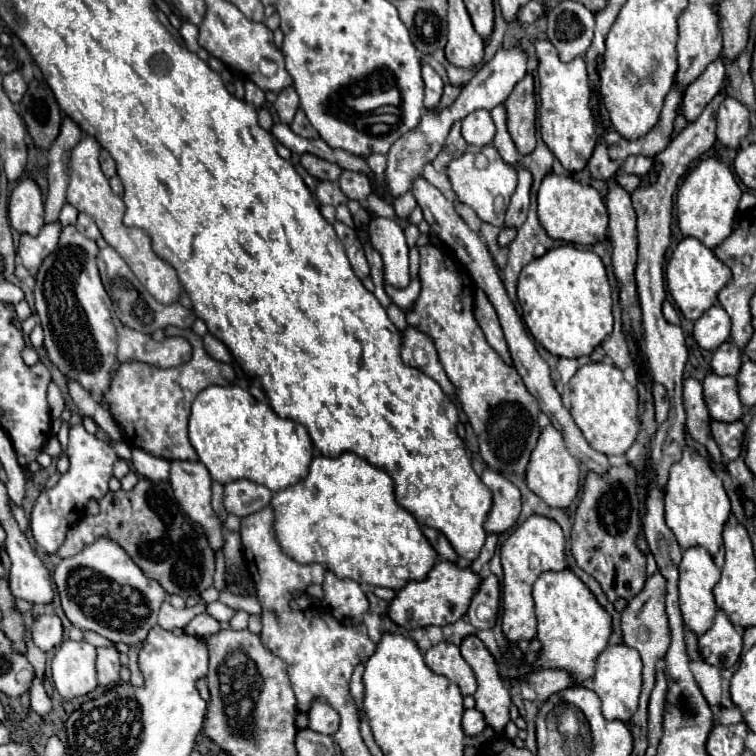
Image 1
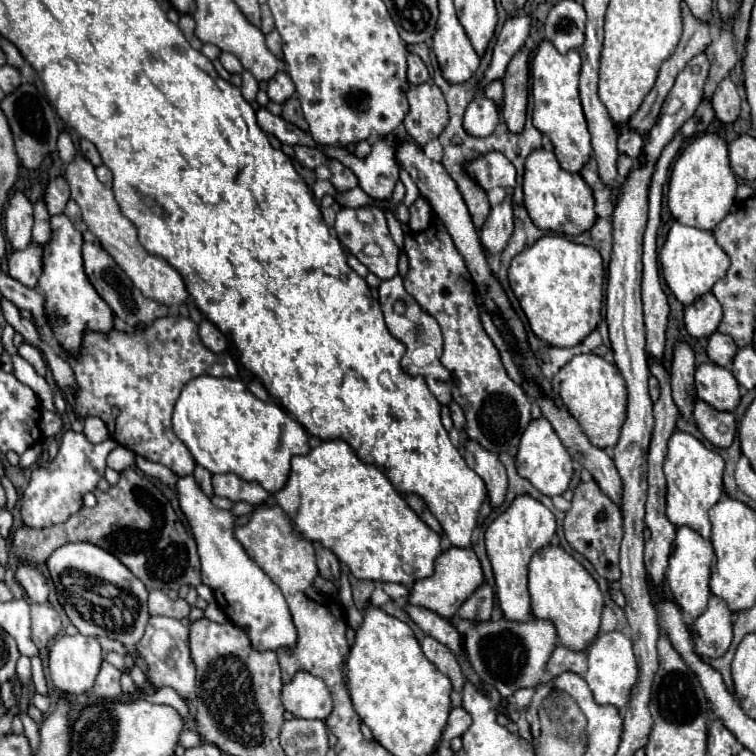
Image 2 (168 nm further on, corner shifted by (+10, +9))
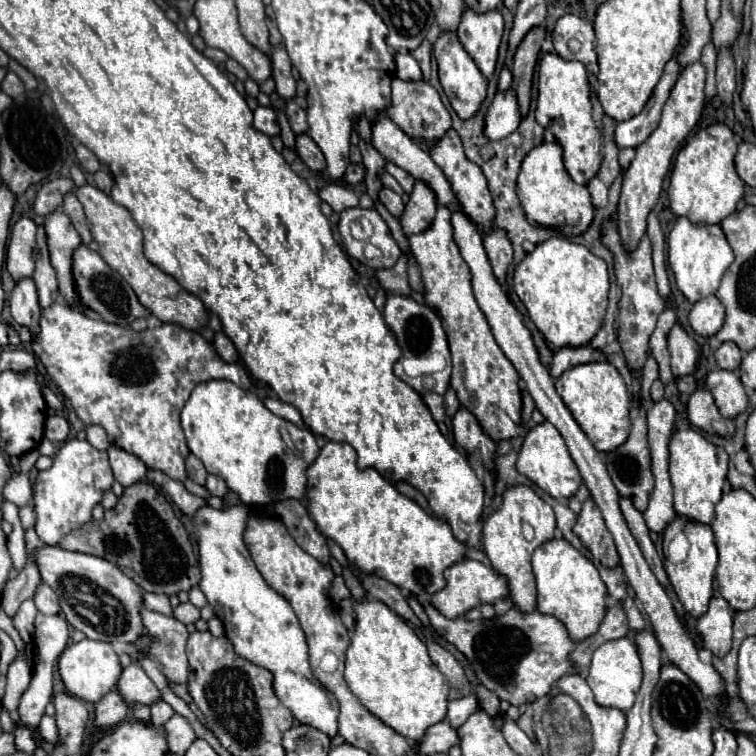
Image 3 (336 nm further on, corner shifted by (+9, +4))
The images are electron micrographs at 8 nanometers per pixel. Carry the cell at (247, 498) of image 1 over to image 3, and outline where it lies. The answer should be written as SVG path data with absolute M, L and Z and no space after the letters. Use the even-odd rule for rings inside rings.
M208 474L208 478L206 478L206 488L208 488L208 492L210 492L210 494L220 496L220 498L228 492L226 482L224 482L220 476L214 476L214 474Z

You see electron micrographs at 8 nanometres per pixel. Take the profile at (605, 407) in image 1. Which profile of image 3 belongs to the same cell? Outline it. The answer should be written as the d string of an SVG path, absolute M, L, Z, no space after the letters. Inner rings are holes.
M590 362L566 370L556 380L556 392L572 412L578 426L586 432L590 442L600 452L612 452L630 434L630 392L624 384L624 378L610 362Z

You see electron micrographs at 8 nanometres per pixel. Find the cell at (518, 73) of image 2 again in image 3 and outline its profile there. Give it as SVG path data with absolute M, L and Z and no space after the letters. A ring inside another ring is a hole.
M536 26L532 28L524 40L518 44L516 54L514 54L514 62L512 62L512 74L514 74L514 90L518 96L518 104L520 104L520 112L522 116L526 116L528 106L530 106L530 88L532 88L532 76L534 76L534 66L540 54L540 46L546 38L546 28Z

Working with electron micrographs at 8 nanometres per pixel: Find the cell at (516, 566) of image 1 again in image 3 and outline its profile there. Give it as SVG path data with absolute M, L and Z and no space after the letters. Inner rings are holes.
M510 486L510 490L504 492L500 508L484 520L484 550L492 562L492 568L508 578L510 600L522 612L536 610L536 580L530 564L532 552L546 540L552 540L554 530L554 510L530 486Z

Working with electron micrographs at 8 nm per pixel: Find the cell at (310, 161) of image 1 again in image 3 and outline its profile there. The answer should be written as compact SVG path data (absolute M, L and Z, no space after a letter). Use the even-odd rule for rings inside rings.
M298 134L296 136L296 150L310 170L322 172L326 168L326 160L324 160L322 150L316 146L316 142L308 134Z

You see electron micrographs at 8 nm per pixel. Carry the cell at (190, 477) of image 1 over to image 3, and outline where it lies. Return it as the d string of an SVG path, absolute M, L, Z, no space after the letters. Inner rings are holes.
M238 504L228 510L214 510L210 506L198 510L194 524L200 534L200 590L222 620L226 638L230 638L236 654L272 674L276 698L300 724L308 724L334 738L338 734L338 712L332 708L328 692L310 670L308 644L292 606L264 582L246 550L242 540L246 516L246 504Z

